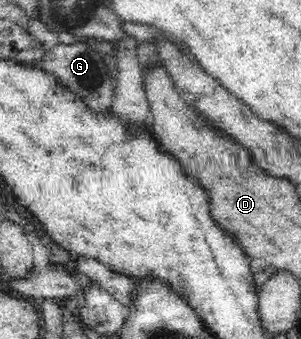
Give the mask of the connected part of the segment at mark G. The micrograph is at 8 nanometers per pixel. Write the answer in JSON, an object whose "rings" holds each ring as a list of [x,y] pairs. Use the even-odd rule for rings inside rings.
{"rings":[[[80,39],[80,42],[75,44],[53,45],[45,50],[38,67],[53,74],[61,84],[69,87],[74,93],[78,93],[78,96],[93,112],[112,112],[111,100],[113,100],[115,80],[109,74],[109,67],[101,55],[95,48],[91,48],[87,40]]]}

